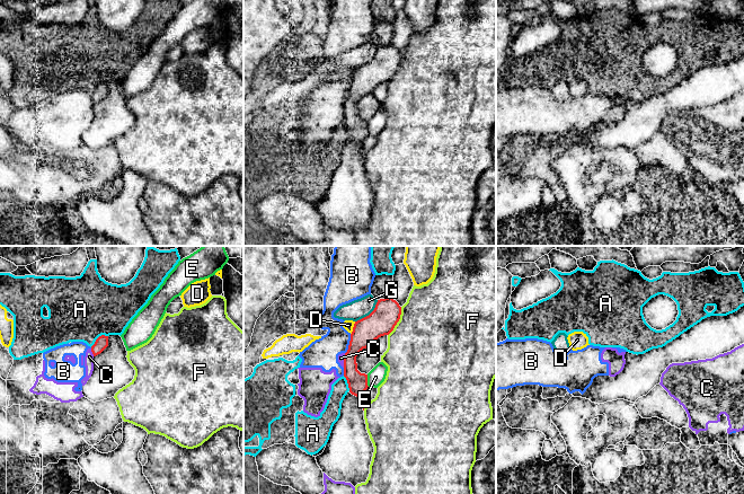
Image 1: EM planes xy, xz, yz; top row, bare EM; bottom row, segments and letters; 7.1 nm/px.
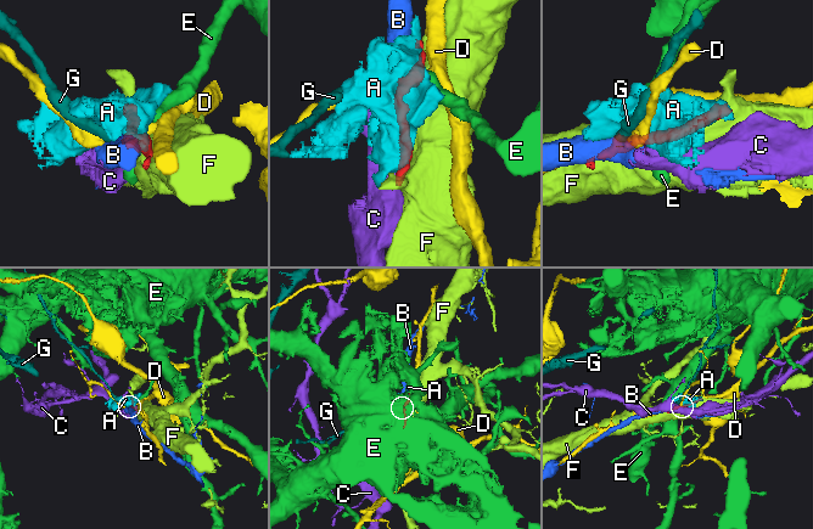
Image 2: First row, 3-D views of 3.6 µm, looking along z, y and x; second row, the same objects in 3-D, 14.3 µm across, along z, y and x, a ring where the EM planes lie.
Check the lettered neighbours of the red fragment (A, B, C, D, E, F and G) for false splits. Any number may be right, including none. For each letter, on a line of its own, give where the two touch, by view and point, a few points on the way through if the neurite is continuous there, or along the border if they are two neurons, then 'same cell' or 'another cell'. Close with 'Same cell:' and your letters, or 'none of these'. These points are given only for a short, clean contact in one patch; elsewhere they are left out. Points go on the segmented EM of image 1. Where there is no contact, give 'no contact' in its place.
A: xy (98, 337) | another cell
B: xz (350, 344) | along xz (351, 334), (348, 349), (345, 353) | another cell
C: xy (91, 351) | along xy (90, 349), (94, 355) | another cell
D: xz (353, 328) | along xz (355, 322), (351, 334) | another cell
E: xz (366, 380) | along xz (366, 375), (366, 384), (369, 386) | another cell
F: xz (398, 320) | another cell
G: xz (370, 314) | along xz (378, 300), (374, 308), (368, 315), (355, 322) | another cell
Same cell: none of these

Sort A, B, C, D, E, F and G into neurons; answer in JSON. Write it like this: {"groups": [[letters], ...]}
{"groups": [["A"], ["B", "C"], ["D"], ["E"], ["F"], ["G"]]}

